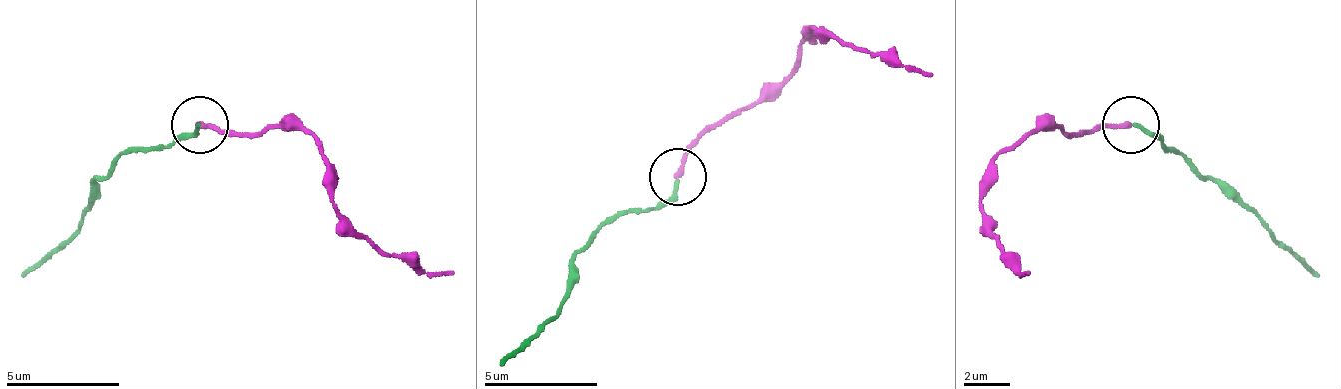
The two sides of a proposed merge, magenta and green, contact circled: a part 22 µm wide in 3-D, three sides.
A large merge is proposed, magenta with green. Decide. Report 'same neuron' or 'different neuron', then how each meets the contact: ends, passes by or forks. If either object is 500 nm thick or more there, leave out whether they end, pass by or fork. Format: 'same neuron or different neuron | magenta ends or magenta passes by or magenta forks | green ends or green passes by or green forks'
same neuron | magenta ends | green ends

